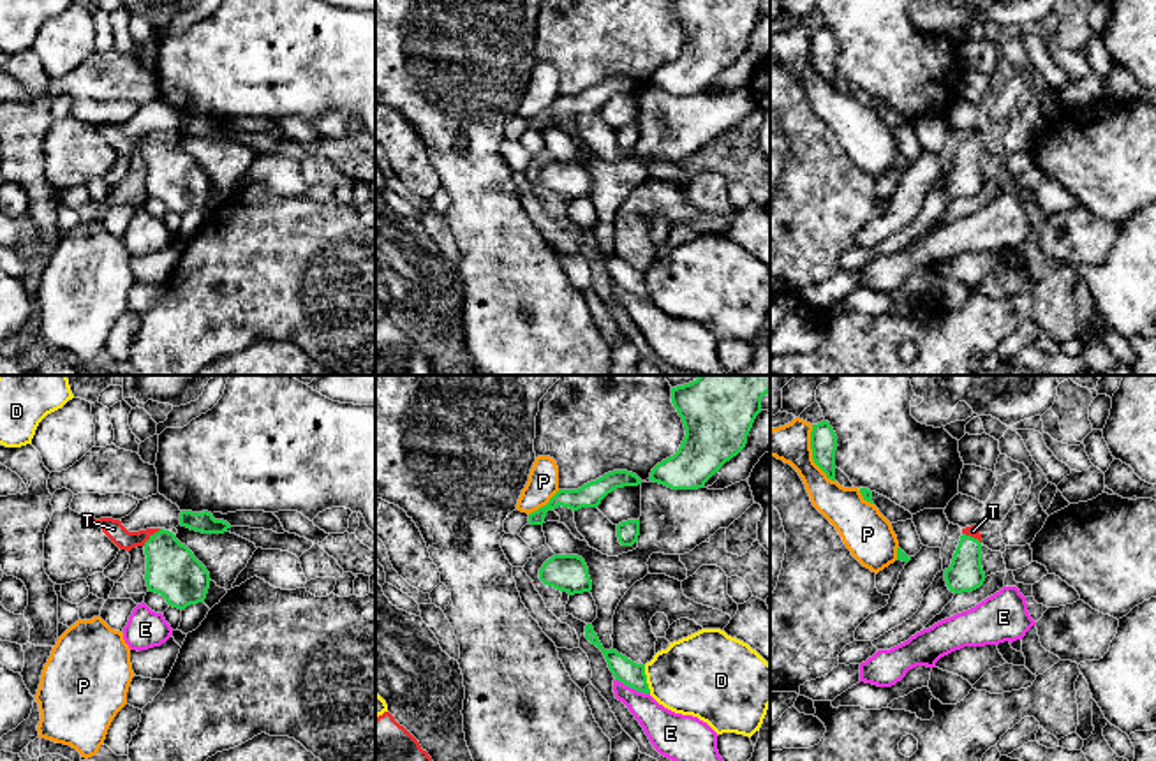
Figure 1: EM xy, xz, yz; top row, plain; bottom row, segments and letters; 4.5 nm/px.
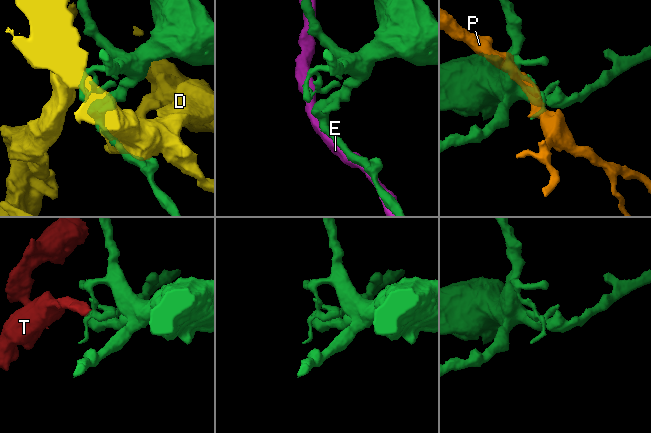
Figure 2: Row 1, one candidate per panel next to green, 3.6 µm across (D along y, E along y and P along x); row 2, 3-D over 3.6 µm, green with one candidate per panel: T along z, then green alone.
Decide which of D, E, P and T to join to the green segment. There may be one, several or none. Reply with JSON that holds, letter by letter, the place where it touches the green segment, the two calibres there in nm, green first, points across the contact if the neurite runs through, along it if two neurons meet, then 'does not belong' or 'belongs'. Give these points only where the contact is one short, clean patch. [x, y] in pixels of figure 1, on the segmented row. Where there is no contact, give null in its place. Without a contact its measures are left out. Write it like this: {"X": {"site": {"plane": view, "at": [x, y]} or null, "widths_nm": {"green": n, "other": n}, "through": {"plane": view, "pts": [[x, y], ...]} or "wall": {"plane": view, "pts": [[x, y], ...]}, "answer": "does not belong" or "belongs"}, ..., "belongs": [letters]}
{"D": {"site": {"plane": "xz", "at": [645, 680]}, "widths_nm": {"green": 110, "other": 380}, "answer": "does not belong"}, "E": {"site": {"plane": "xz", "at": [633, 687]}, "widths_nm": {"green": 110, "other": 180}, "answer": "does not belong"}, "P": {"site": {"plane": "yz", "at": [813, 455]}, "widths_nm": {"green": 130, "other": 180}, "answer": "does not belong"}, "T": {"site": {"plane": "xy", "at": [152, 536]}, "widths_nm": {"green": 240, "other": 90}, "through": {"plane": "xy", "pts": [[171, 569], [163, 548], [152, 536], [122, 538], [113, 529]]}, "answer": "belongs"}, "belongs": ["T"]}

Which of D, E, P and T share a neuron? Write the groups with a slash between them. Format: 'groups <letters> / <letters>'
groups D / E / P / T

